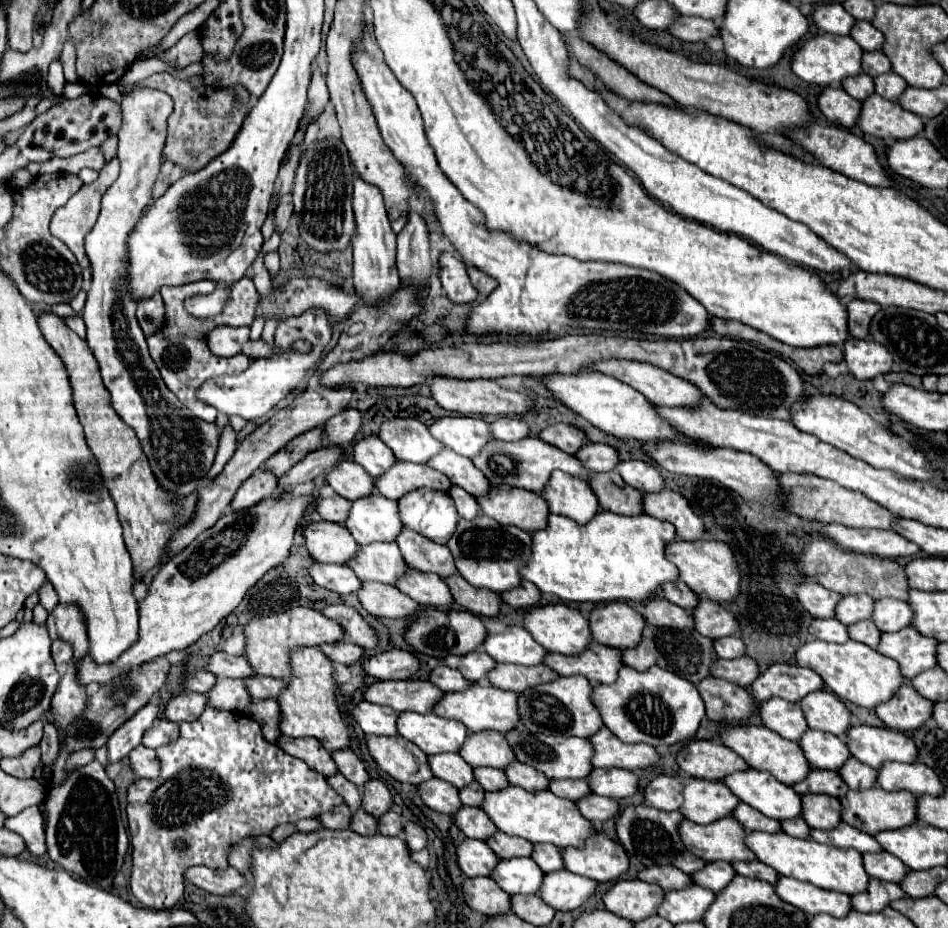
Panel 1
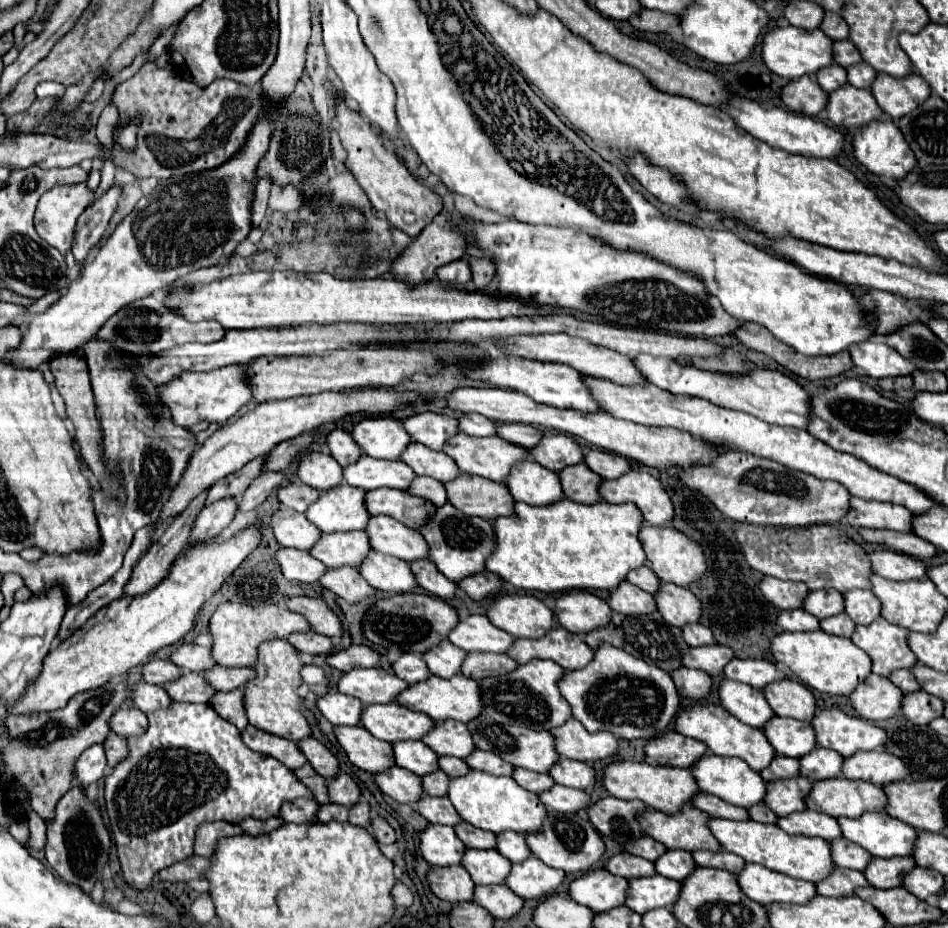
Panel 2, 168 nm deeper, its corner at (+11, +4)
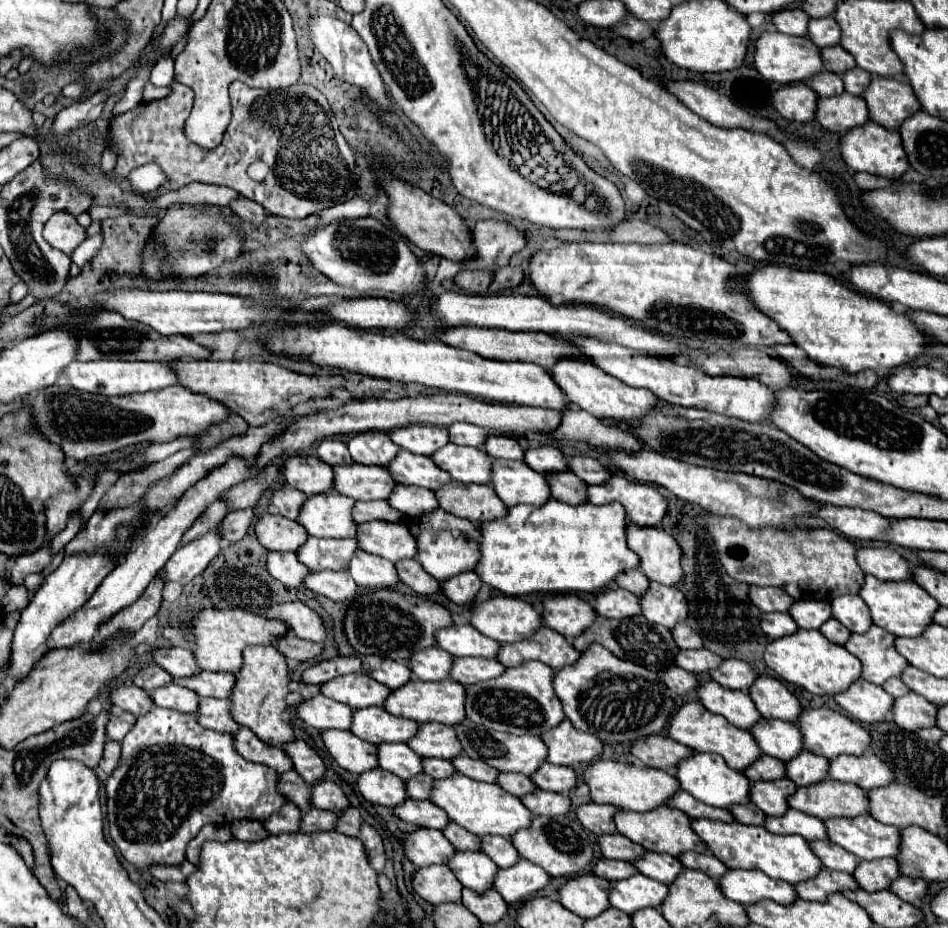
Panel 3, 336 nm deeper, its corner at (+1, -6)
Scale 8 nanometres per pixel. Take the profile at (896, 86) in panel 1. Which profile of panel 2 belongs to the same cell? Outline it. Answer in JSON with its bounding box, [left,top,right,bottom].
[848,62,876,88]

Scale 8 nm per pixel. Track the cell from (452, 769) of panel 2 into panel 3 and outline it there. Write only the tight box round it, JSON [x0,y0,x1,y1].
[422,758,454,778]

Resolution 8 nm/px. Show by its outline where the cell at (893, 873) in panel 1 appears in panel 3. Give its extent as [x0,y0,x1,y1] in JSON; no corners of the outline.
[808,840,858,874]

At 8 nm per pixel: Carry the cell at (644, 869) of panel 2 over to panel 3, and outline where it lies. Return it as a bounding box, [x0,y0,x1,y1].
[592,858,636,880]

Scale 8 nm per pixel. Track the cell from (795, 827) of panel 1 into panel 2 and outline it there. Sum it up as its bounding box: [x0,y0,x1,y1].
[748,804,778,824]

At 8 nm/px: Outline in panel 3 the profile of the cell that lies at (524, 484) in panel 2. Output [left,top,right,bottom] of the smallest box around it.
[492,460,550,506]

